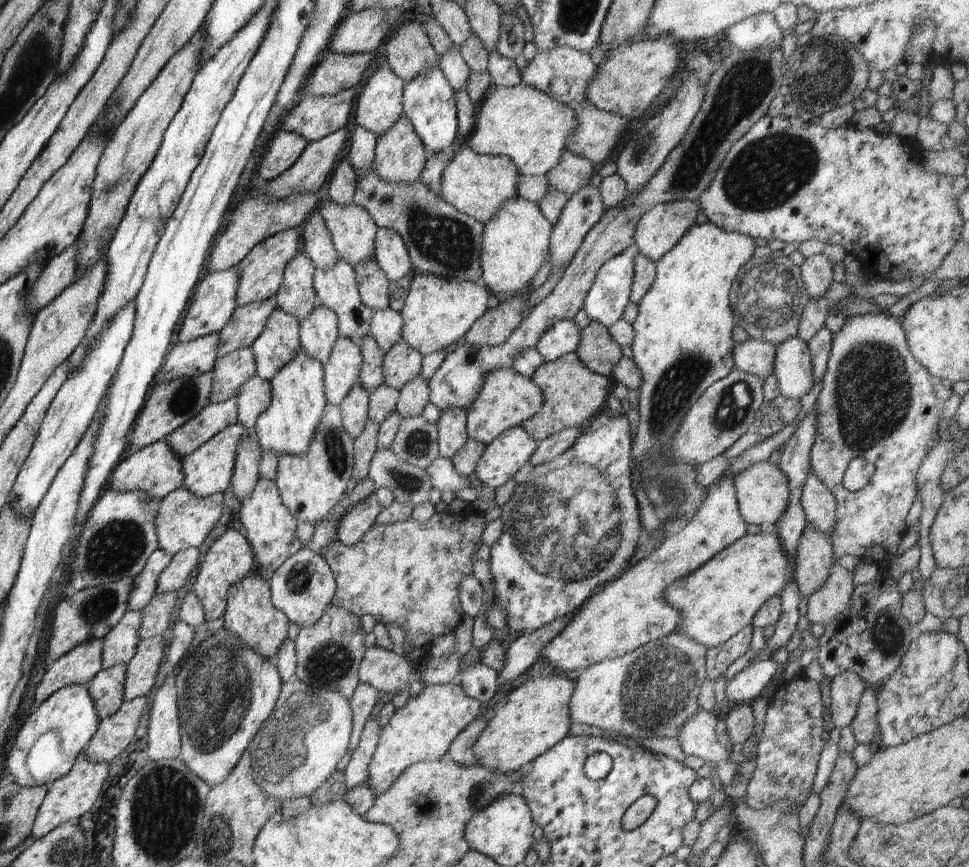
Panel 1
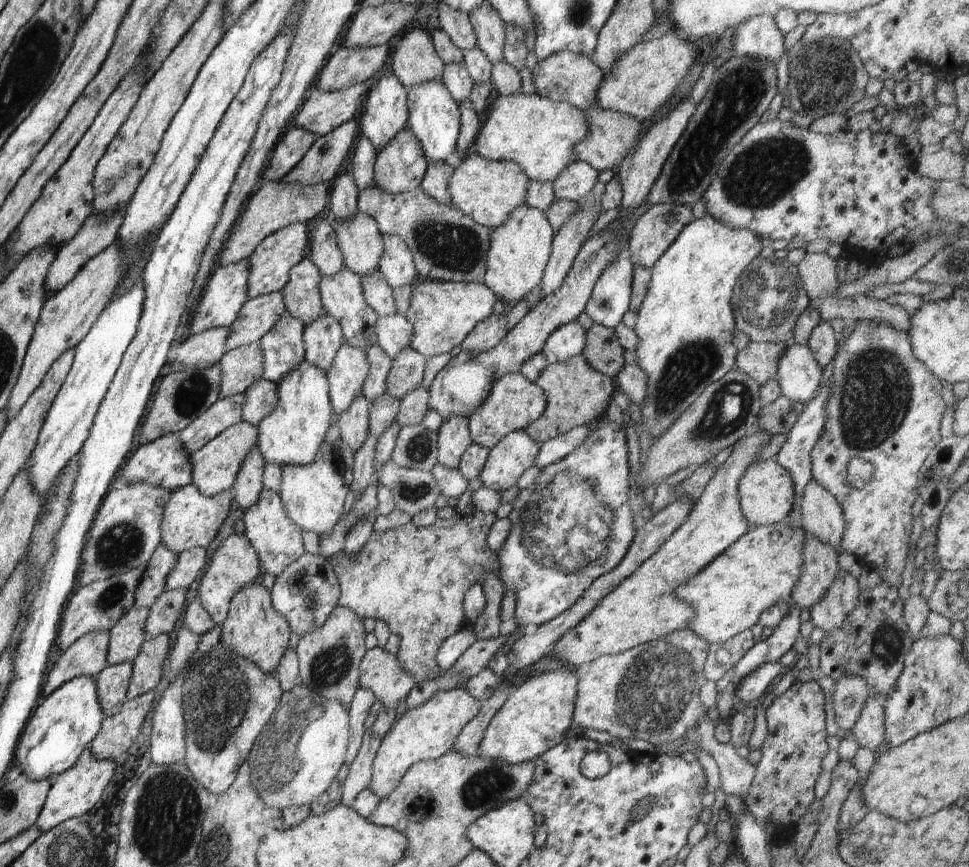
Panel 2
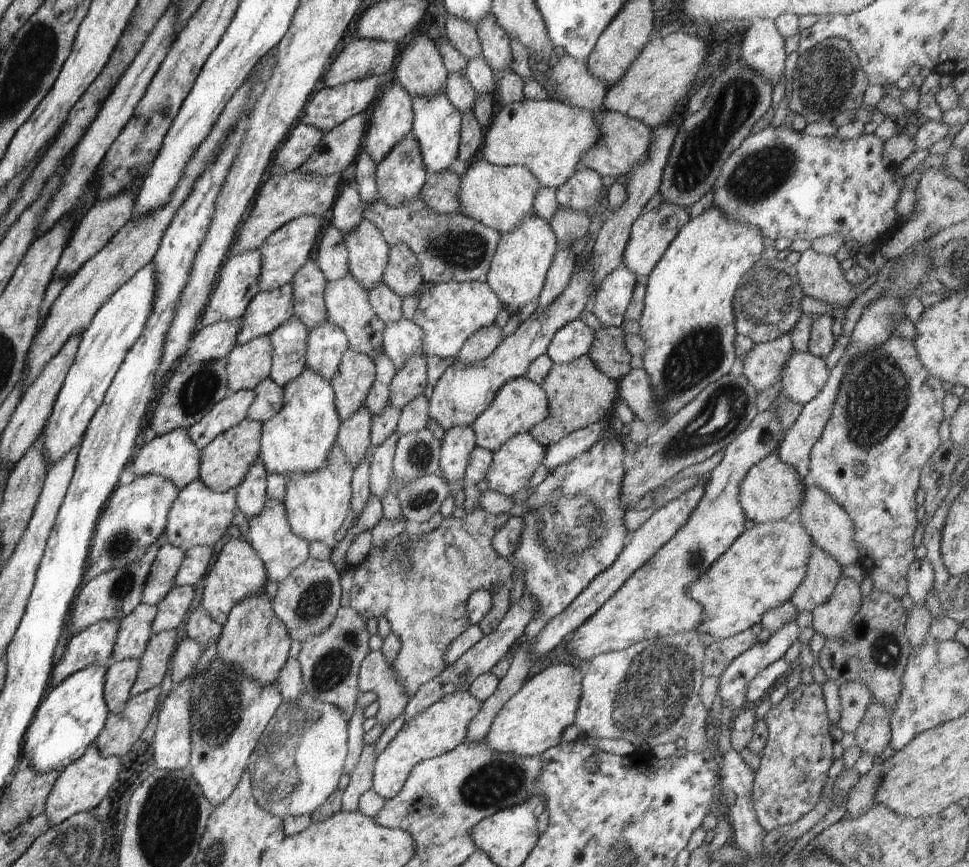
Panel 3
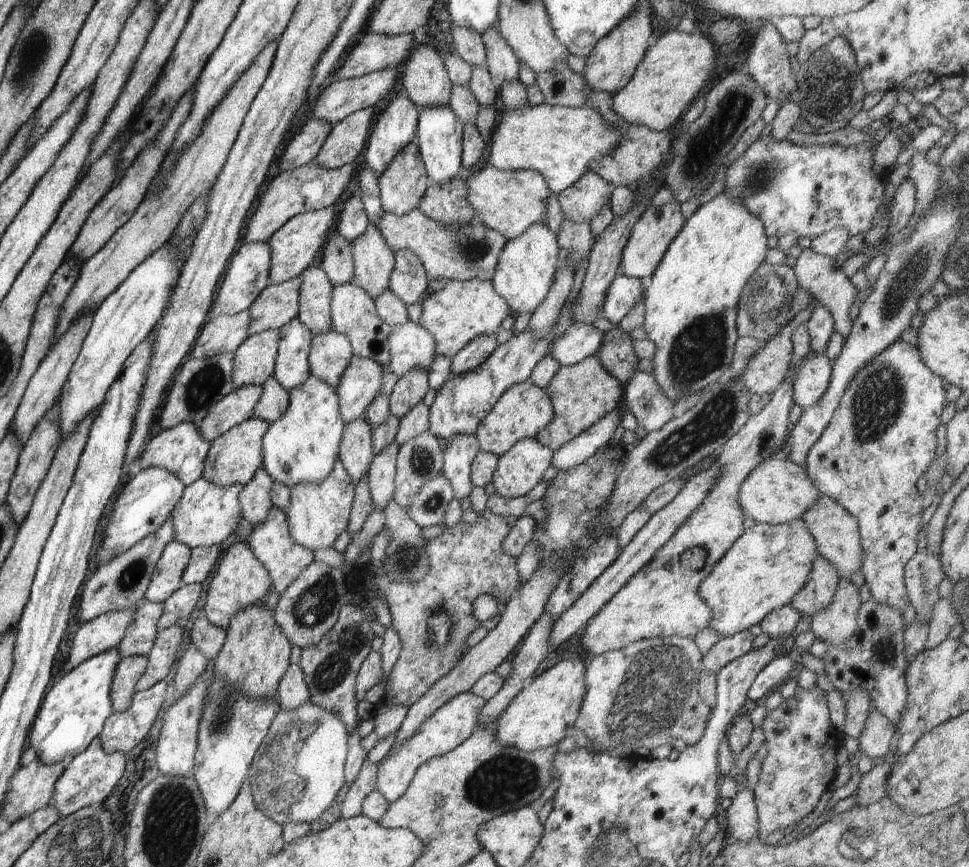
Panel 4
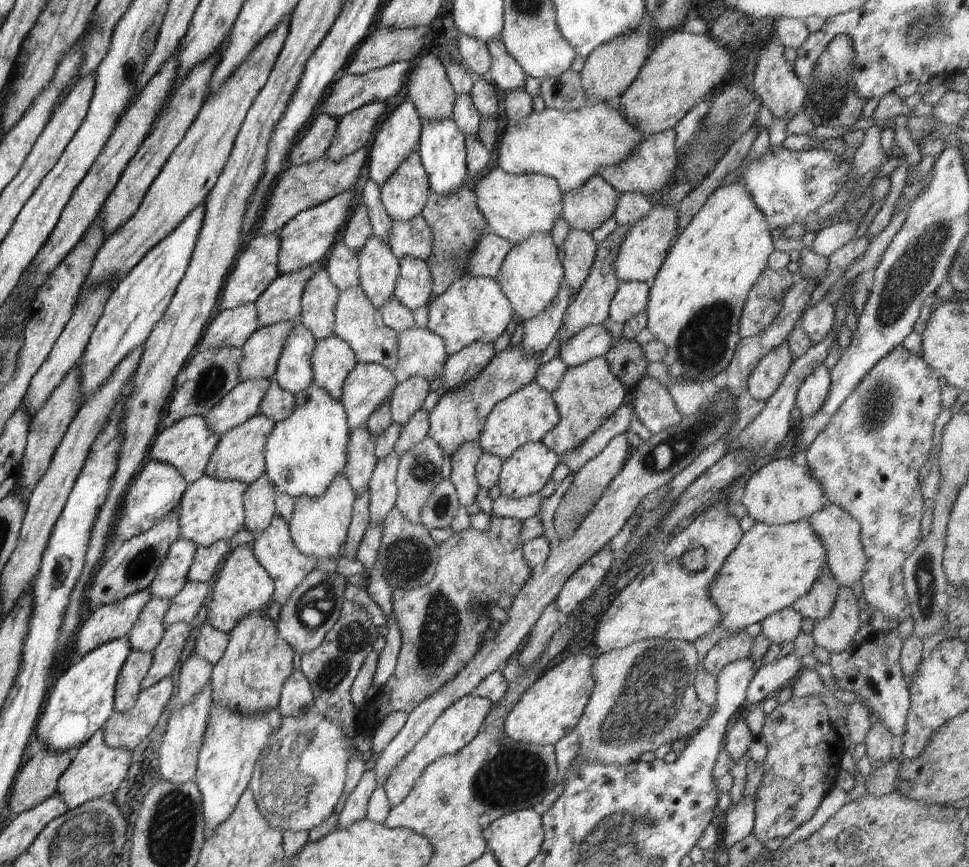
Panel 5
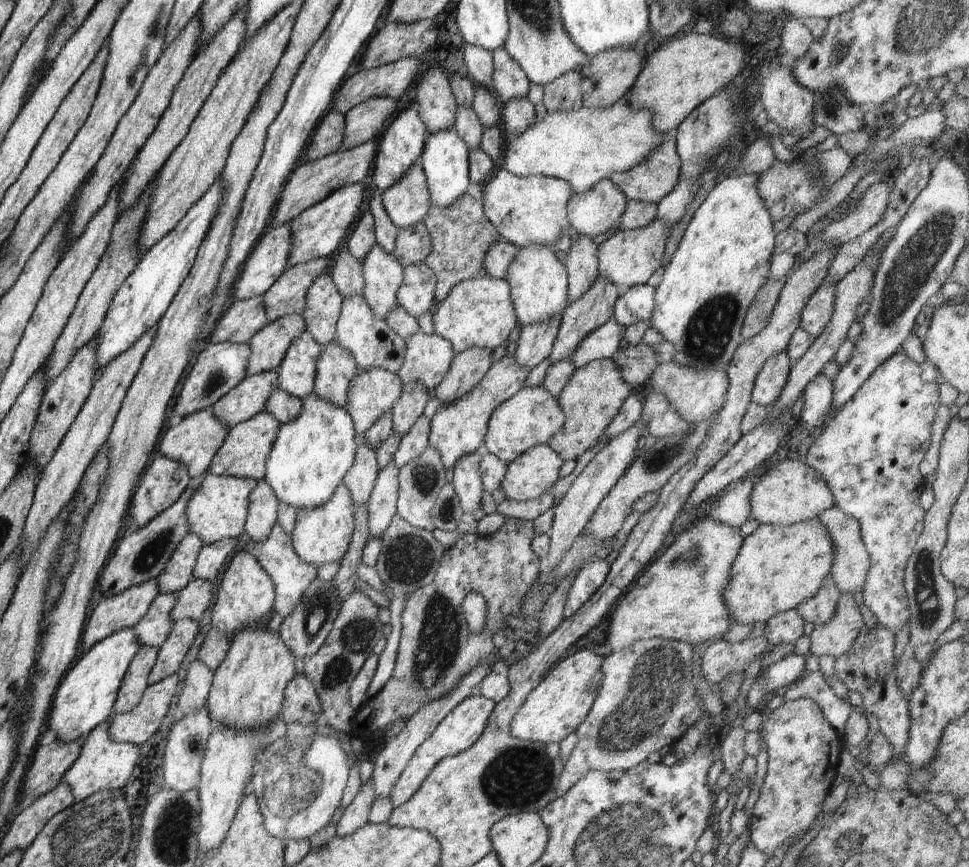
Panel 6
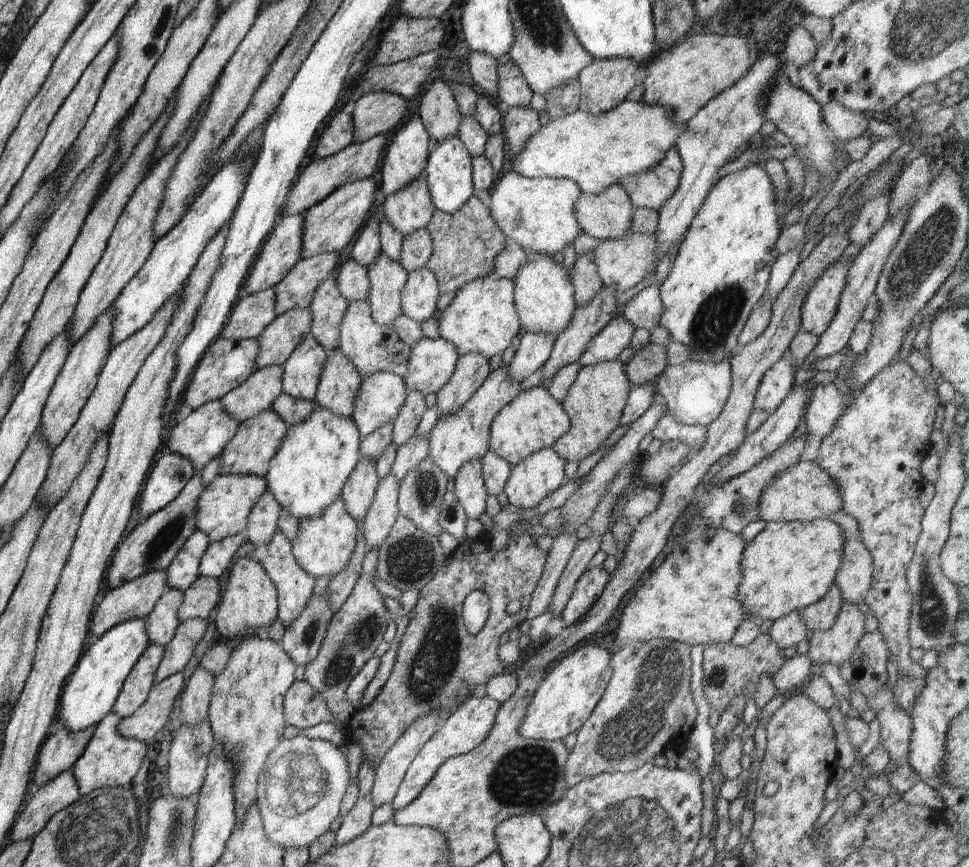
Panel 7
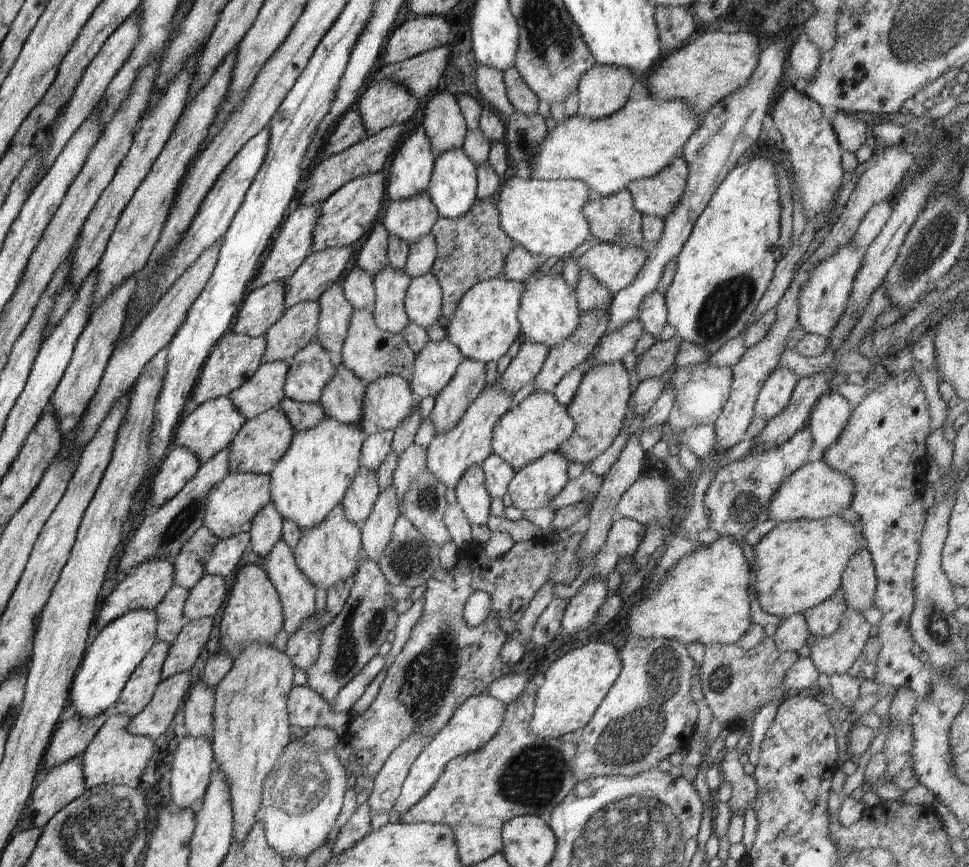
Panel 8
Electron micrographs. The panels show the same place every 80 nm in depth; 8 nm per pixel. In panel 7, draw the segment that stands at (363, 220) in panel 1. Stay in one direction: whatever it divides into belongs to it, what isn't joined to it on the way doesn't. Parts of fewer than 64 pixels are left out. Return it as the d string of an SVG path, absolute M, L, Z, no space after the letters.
M384 253L374 259L374 264L367 266L370 283L367 301L374 322L392 325L403 314L400 293L407 281L407 273L398 261Z

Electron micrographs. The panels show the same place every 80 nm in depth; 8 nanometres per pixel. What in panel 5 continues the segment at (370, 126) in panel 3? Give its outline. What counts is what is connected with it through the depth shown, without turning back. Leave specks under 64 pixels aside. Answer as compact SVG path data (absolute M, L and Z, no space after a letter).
M403 102L396 107L388 118L380 124L374 142L370 147L368 156L368 173L370 177L378 186L381 186L389 179L389 176L403 163L409 154L416 151L419 143L420 133L422 130L422 118L415 109L415 106L409 102Z

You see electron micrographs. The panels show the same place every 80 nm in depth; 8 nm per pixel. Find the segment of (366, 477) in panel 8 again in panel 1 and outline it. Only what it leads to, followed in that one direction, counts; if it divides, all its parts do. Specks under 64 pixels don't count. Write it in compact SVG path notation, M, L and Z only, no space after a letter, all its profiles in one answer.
M360 382L356 383L340 404L346 432L355 440L369 419L369 394Z

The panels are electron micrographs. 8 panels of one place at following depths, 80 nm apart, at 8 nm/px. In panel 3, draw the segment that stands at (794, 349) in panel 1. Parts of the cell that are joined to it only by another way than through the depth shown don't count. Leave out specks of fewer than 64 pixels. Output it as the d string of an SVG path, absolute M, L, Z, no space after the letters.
M809 350L806 352L792 351L784 363L779 385L780 394L786 399L793 400L804 406L810 402L821 390L829 379L830 369L826 367L824 359L814 356Z

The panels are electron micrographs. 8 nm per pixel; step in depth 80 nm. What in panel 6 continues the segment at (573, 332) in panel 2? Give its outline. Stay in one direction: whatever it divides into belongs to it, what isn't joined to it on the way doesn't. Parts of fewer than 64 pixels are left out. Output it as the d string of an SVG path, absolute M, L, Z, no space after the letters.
M610 319L585 336L568 361L577 369L596 359L610 359L620 349L620 340L624 339L624 335L622 325L616 319Z

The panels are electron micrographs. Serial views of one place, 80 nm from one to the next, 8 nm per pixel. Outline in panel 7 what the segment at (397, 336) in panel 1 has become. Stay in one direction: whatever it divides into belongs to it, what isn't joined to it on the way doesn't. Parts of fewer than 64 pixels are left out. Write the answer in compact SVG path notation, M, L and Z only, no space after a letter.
M424 336L413 342L409 352L407 371L402 378L408 389L420 391L424 396L431 392L437 393L450 380L458 357L456 347L445 338L431 339Z

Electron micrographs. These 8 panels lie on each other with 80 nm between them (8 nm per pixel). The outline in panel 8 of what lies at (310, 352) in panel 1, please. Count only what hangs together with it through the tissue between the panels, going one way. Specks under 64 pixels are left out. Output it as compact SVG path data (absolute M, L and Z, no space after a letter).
M335 358L334 366L334 374L322 389L318 403L329 417L360 428L366 384L338 358Z

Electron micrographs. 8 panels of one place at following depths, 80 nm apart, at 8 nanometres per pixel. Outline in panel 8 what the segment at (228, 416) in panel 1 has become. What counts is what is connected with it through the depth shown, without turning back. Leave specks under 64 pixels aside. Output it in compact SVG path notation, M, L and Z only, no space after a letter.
M286 361L262 363L254 376L229 394L229 399L247 419L278 406L285 397L283 389L289 364Z

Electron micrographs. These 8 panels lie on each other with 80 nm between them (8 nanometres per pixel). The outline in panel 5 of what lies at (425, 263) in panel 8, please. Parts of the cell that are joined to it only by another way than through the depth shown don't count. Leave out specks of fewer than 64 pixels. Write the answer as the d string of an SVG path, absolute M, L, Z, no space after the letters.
M420 214L409 221L394 221L386 242L395 257L413 256L426 262L432 254L433 230Z

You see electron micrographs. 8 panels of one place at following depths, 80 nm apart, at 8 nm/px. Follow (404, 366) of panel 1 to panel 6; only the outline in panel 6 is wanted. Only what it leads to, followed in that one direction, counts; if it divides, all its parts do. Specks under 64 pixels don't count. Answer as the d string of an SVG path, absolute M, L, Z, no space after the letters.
M421 382L403 384L402 392L391 408L394 432L404 436L423 415L428 400L428 390Z

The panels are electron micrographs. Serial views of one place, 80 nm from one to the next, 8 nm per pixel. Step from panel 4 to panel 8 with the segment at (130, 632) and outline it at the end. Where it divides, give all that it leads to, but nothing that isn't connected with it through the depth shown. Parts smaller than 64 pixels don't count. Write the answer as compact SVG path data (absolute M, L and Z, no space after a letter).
M174 585L155 608L158 620L155 635L159 641L171 645L185 624L191 621L183 615L187 596L185 588Z

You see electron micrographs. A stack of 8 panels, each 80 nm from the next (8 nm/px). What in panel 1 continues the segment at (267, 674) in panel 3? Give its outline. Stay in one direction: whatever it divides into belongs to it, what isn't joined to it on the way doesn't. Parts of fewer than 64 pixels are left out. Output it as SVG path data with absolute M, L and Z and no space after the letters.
M258 569L252 570L252 573L243 576L228 589L223 616L226 630L235 632L247 647L273 662L277 650L287 638L290 622L281 610L274 608L269 581L261 577Z

